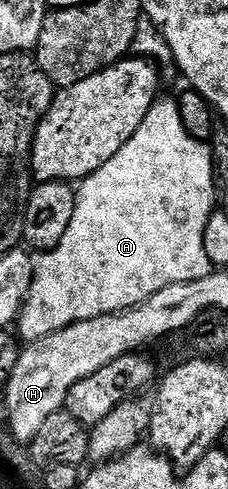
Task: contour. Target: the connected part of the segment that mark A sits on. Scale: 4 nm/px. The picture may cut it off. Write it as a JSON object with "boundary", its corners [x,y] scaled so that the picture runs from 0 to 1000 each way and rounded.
{"boundary":[[[711,198],[671,211],[649,223],[649,239],[632,239],[632,247],[614,247],[614,264],[596,264],[596,272],[579,272],[579,280],[535,299],[526,313],[509,313],[509,321],[491,321],[456,337],[439,337],[439,346],[421,346],[338,376],[325,401],[333,427],[316,436],[316,460],[298,460],[298,476],[281,476],[254,505],[162,524],[167,540],[149,546],[149,562],[140,554],[114,622],[101,624],[96,642],[70,654],[70,671],[79,669],[83,677],[75,683],[101,695],[114,691],[114,697],[189,693],[360,656],[404,656],[443,644],[509,644],[526,636],[561,634],[566,628],[614,624],[632,616],[649,616],[649,607],[667,607],[667,599],[702,599],[702,591],[737,591],[737,583],[877,575],[877,566],[925,560],[930,544],[912,519],[895,513],[895,476],[877,462],[877,448],[868,456],[864,415],[868,333],[917,335],[925,325],[925,303],[890,286],[842,282],[807,264],[807,247],[789,247],[789,223],[759,200]]]}

